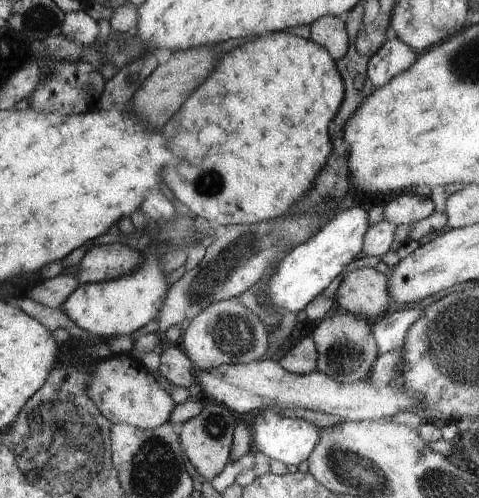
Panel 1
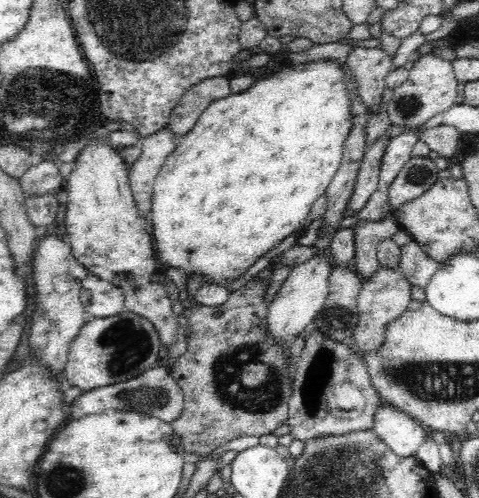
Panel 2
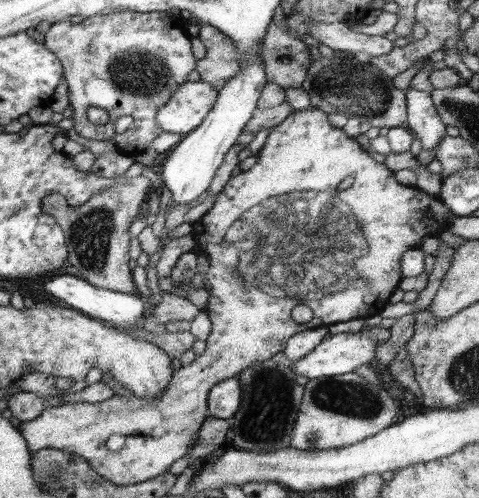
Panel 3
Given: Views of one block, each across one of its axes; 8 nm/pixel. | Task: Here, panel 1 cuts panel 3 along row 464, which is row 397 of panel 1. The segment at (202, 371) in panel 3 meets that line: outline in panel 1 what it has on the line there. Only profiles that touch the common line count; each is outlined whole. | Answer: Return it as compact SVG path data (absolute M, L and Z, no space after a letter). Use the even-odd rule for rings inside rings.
M109 356L91 364L93 382L89 384L89 400L97 404L97 410L109 424L127 424L137 430L153 430L169 422L175 410L173 400L155 384L157 372L149 372L141 362L131 356Z

